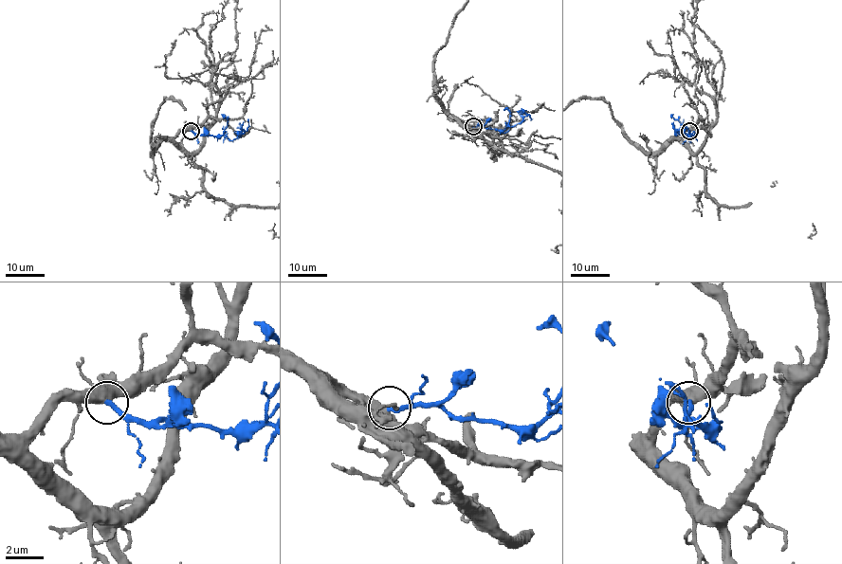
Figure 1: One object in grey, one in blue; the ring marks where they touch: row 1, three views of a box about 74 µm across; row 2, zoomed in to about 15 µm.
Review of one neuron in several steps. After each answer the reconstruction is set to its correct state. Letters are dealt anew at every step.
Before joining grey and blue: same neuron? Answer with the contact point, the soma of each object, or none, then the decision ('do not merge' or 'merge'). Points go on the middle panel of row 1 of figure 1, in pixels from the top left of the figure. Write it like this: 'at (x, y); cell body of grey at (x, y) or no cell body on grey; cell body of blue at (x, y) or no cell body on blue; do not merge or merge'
at (473, 126); no cell body on grey; no cell body on blue; merge

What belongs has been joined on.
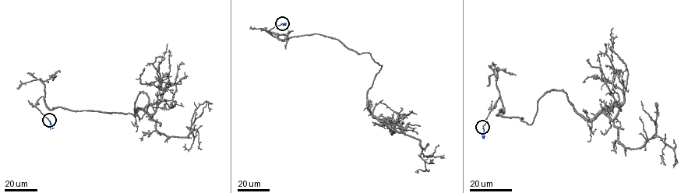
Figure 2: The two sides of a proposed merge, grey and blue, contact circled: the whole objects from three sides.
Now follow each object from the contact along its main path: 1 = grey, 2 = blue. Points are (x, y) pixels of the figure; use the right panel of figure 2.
1: (483, 127), (499, 96), (496, 114), (530, 124), (538, 101), (562, 90), (634, 149), (655, 133), (654, 112)
2: (483, 127), (482, 138)

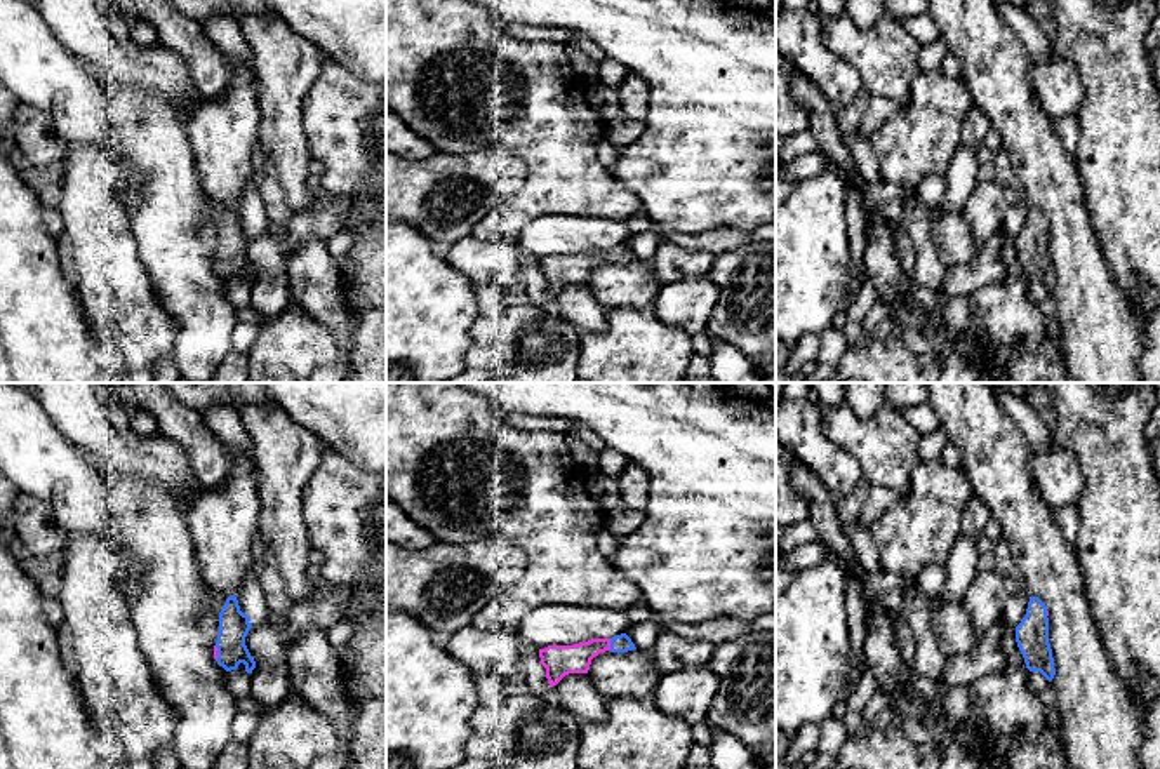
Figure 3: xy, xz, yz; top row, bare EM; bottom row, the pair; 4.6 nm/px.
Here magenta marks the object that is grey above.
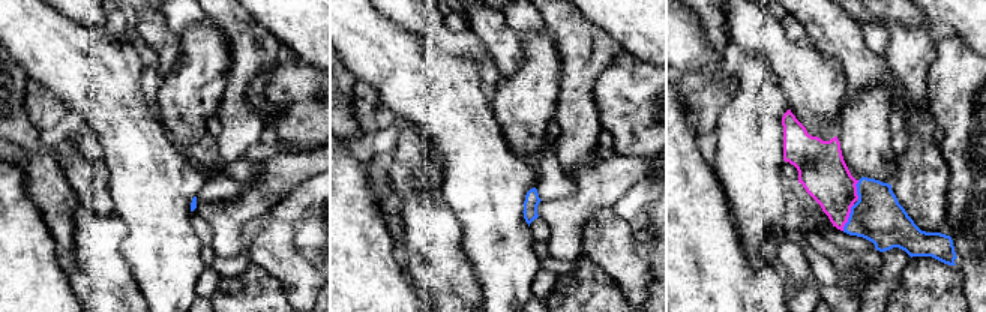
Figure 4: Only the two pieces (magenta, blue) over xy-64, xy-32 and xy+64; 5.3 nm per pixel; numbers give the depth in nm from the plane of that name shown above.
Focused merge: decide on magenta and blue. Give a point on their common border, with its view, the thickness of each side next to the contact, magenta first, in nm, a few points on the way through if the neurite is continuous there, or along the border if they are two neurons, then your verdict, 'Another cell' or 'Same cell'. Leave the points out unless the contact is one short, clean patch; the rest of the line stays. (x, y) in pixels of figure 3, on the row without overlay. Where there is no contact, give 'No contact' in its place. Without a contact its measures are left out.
Touches magenta at xz (609, 254). Thickness 140 nm (magenta) against 80 nm. Path across: xz (559, 270), (609, 254), (621, 253). Same cell

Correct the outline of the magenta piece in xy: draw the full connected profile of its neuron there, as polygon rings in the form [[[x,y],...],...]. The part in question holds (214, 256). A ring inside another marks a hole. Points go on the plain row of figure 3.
[[[228,207],[219,223],[219,242],[214,256],[214,270],[226,282],[237,280],[240,273],[245,275],[247,284],[256,278],[256,271],[245,256],[245,247],[252,238],[249,231],[250,228],[240,221],[237,207]]]

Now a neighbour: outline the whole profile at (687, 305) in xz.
[[[694,275],[663,284],[652,308],[664,324],[696,336],[706,331],[718,296],[720,289],[706,275]]]

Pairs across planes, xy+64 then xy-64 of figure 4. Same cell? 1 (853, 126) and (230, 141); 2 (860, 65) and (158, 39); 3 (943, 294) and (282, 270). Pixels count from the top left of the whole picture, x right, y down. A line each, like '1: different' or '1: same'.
1: different
2: same
3: different

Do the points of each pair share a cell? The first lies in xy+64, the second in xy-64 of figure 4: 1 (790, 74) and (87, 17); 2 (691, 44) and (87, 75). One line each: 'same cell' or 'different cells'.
1: same cell
2: same cell

